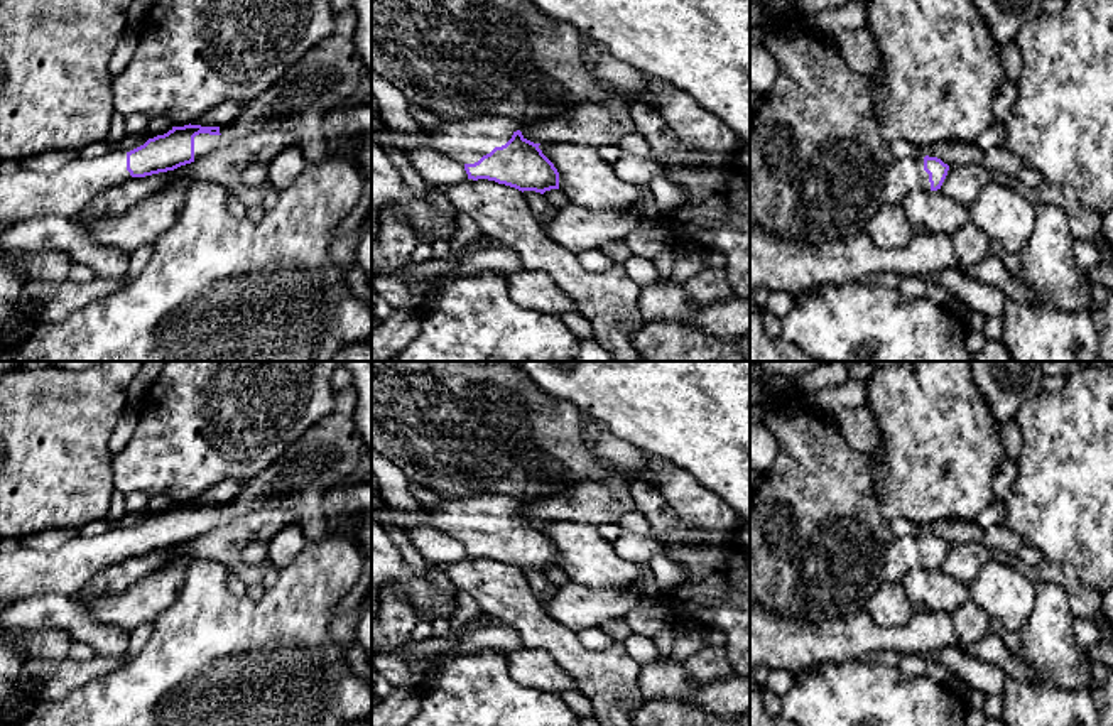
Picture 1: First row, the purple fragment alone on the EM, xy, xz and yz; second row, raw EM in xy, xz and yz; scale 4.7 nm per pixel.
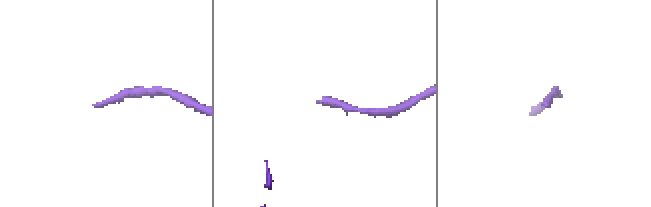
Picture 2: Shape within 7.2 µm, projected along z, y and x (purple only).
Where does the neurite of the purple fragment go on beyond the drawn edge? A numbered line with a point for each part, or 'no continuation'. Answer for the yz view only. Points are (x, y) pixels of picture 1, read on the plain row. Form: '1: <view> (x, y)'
1: yz (904, 554)

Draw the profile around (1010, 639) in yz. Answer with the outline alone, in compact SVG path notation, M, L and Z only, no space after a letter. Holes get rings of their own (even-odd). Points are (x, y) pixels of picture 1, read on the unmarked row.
M990 618L990 630L996 633L1012 652L1020 648L1018 633L1010 631L1000 618Z

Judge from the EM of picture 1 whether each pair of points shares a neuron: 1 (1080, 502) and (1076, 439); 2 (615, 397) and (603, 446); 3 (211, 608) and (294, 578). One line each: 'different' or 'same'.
1: same
2: different
3: same

